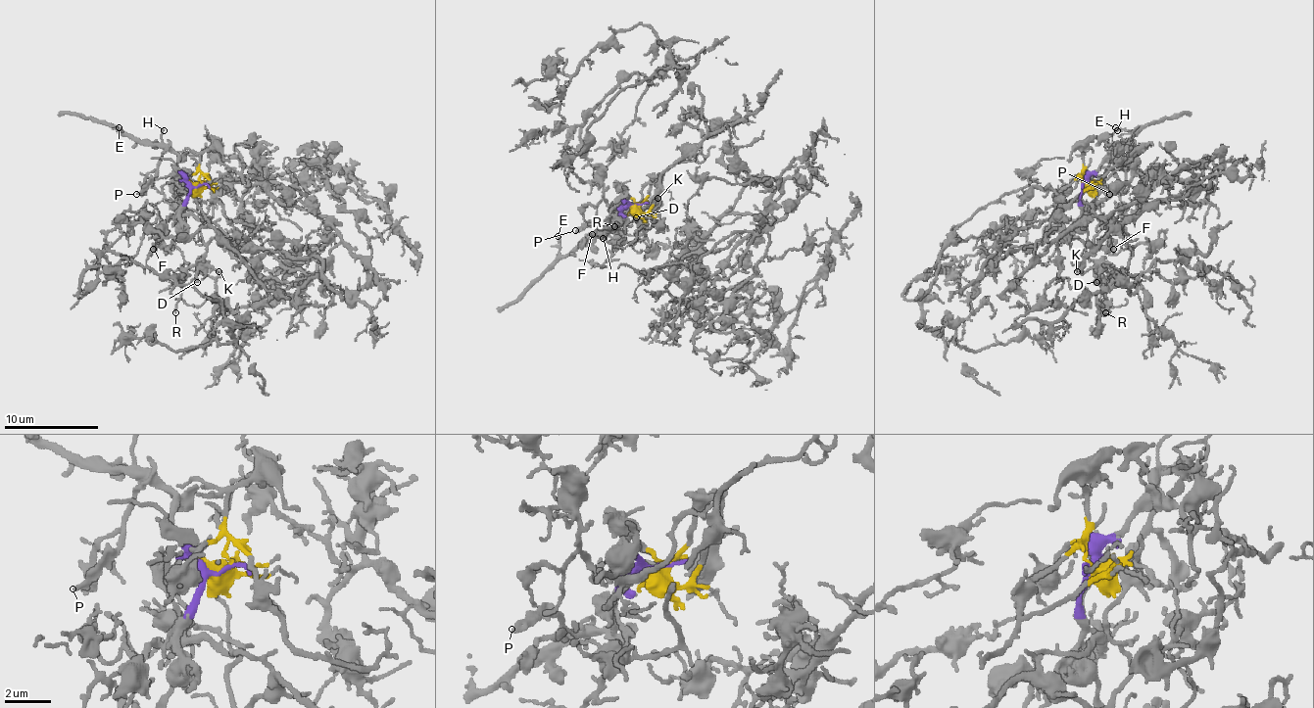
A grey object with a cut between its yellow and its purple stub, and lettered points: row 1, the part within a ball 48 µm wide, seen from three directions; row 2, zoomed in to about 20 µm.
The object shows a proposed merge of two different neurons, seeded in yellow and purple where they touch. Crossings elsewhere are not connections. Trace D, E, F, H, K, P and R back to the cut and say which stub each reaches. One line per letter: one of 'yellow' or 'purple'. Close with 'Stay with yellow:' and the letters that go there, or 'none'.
D: yellow
E: purple
F: purple
H: purple
K: yellow
P: purple
R: yellow
Stay with yellow: D, K, R

